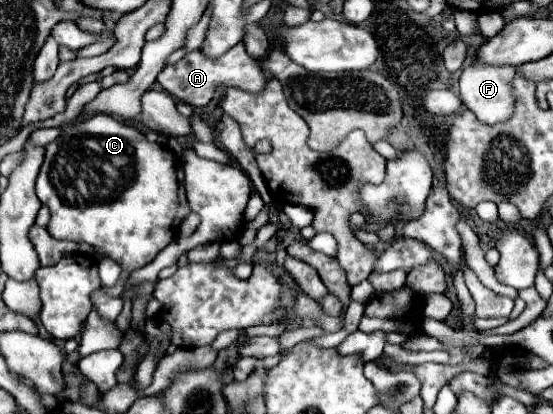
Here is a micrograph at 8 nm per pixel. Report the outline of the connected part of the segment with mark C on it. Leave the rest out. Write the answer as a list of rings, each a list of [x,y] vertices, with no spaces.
[[[94,114],[74,126],[62,130],[62,134],[50,142],[44,154],[36,178],[36,194],[42,204],[50,208],[50,236],[58,240],[86,242],[100,250],[122,268],[122,280],[114,288],[104,288],[104,294],[114,298],[124,292],[124,282],[132,270],[150,264],[160,250],[164,250],[178,234],[178,224],[186,216],[186,196],[182,186],[182,166],[170,148],[150,144],[142,132],[132,126],[120,124],[112,116]]]

